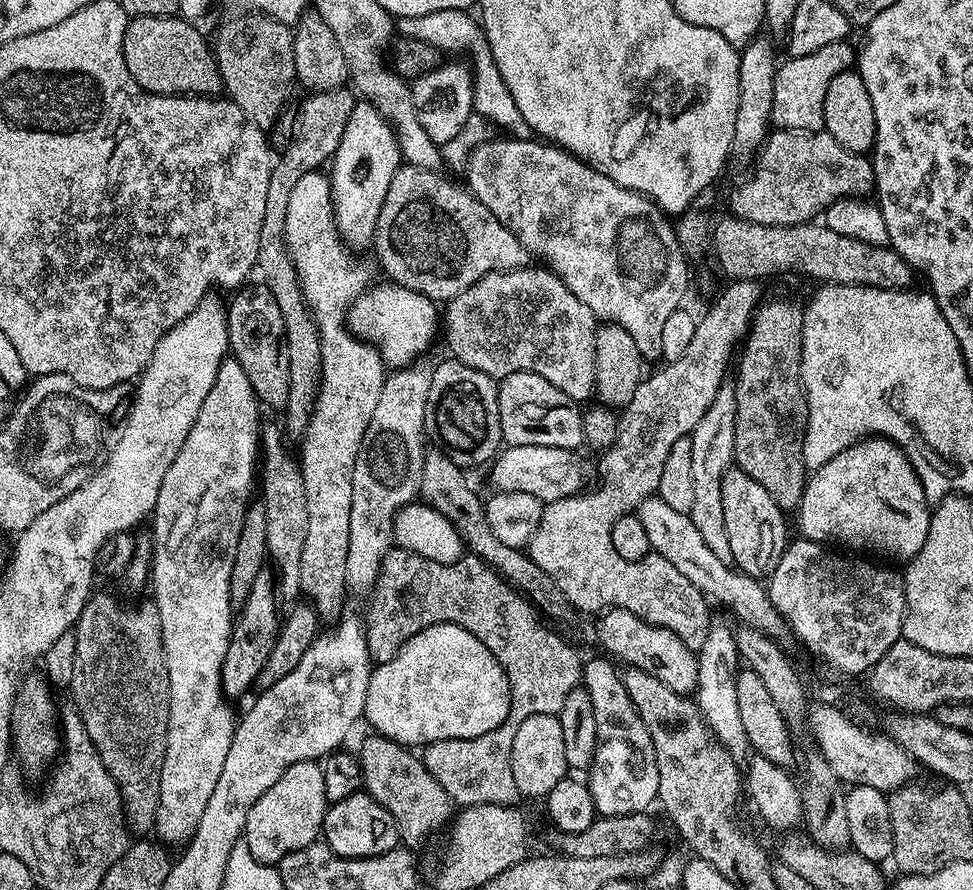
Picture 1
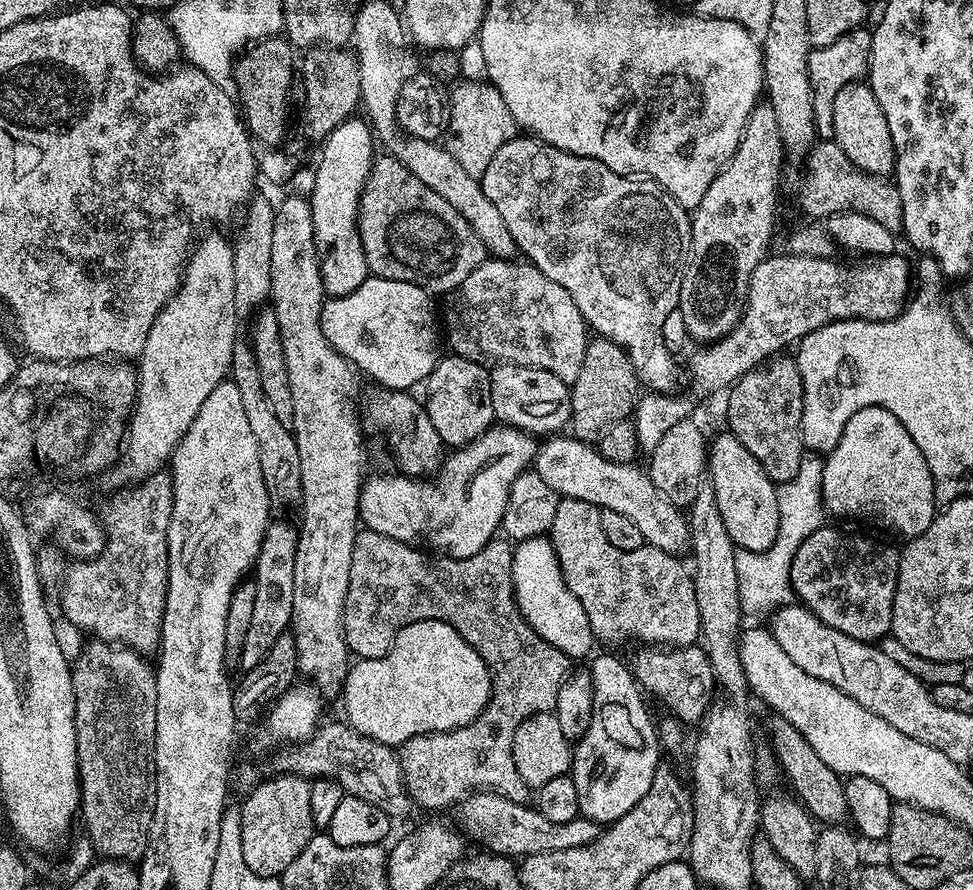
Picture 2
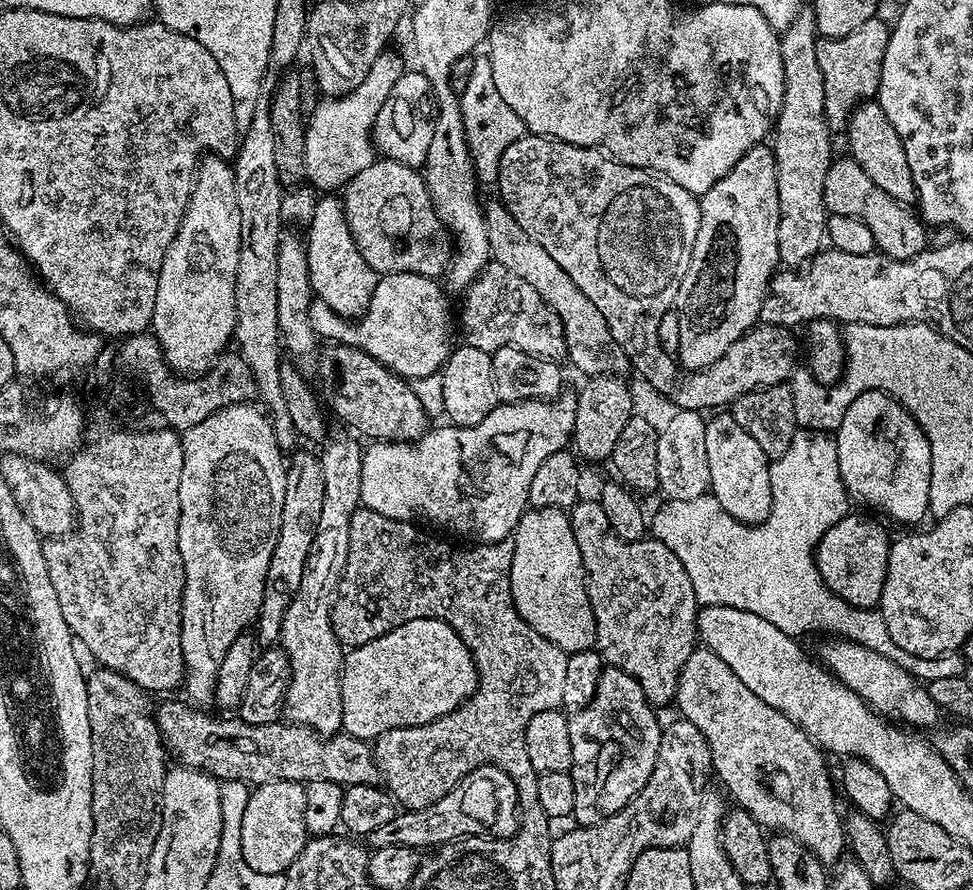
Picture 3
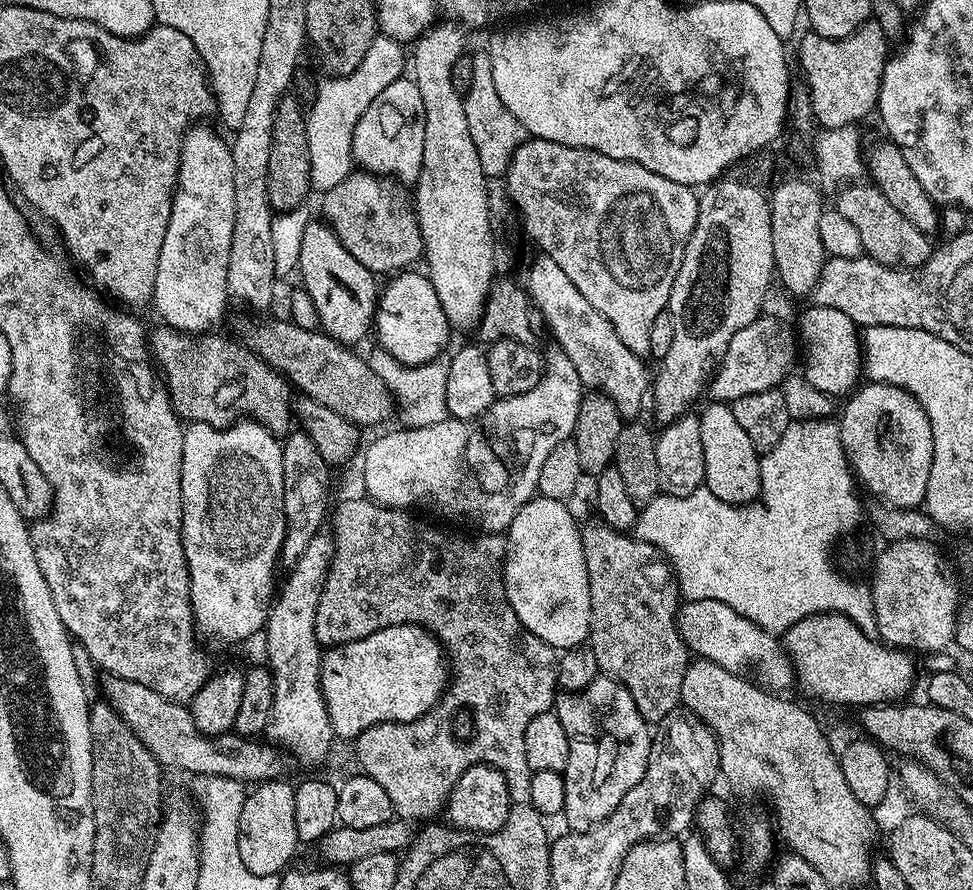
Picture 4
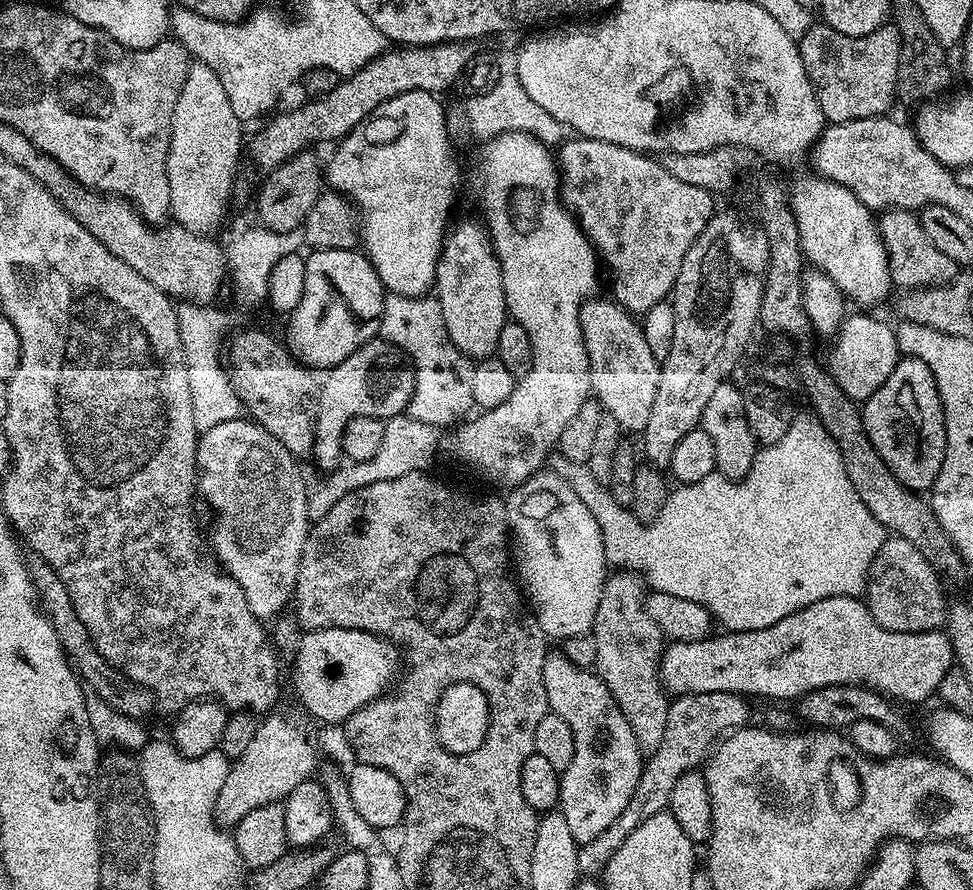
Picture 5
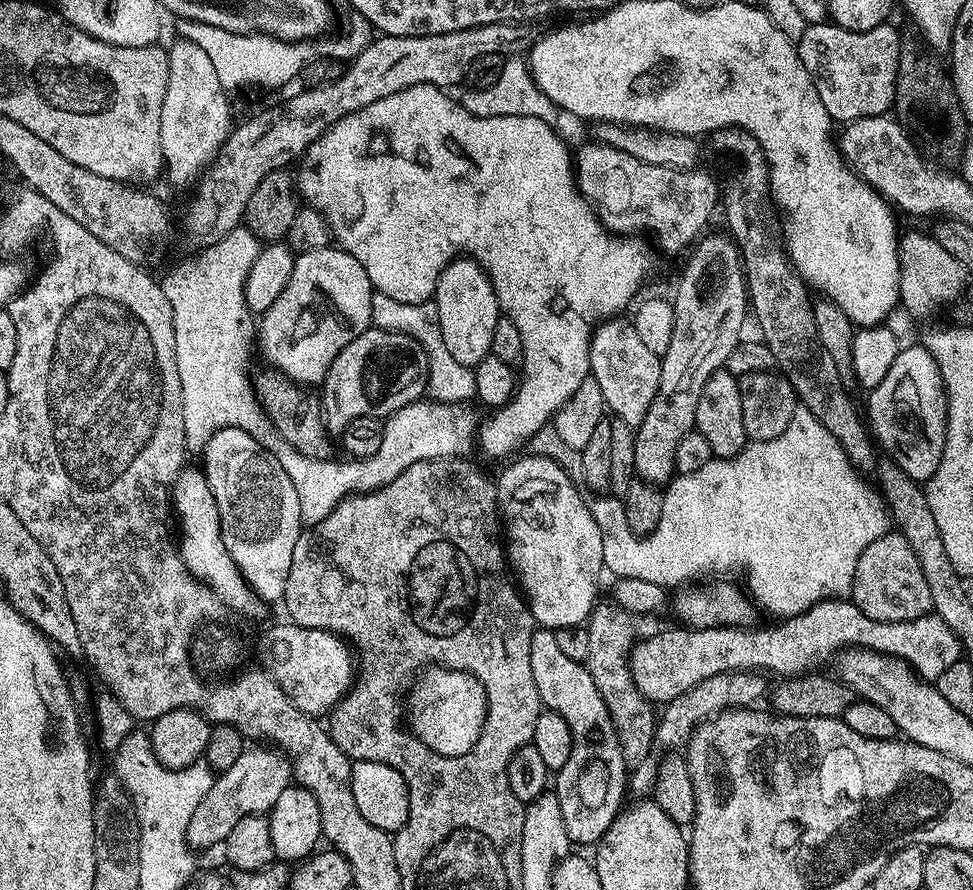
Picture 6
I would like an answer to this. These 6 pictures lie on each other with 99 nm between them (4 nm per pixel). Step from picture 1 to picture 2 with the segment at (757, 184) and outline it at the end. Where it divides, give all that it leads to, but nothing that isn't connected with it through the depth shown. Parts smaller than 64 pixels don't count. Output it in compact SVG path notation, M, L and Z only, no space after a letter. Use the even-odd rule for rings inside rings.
M820 142L807 153L808 173L800 184L800 208L808 216L827 218L836 212L857 212L874 218L886 230L899 233L902 222L902 202L891 179L875 176L854 166L835 142Z

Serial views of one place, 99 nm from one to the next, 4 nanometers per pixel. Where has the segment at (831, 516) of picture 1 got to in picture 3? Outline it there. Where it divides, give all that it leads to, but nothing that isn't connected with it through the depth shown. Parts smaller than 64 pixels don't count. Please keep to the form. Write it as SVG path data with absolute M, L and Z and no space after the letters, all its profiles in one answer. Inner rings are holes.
M867 392L850 402L842 424L834 431L836 438L836 468L838 479L844 483L845 493L880 512L885 512L900 524L916 526L923 516L929 515L930 470L932 455L928 435L915 418L896 401L895 395L884 392Z

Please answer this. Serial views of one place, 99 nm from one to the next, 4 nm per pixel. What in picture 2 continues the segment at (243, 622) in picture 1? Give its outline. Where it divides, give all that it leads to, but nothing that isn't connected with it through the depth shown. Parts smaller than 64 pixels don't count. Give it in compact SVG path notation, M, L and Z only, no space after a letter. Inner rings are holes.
M273 519L262 538L260 553L254 565L256 593L254 594L254 614L250 614L250 630L246 630L246 642L238 661L241 669L258 666L262 658L278 642L283 632L289 631L294 610L294 558L298 550L300 534L297 525L284 520Z

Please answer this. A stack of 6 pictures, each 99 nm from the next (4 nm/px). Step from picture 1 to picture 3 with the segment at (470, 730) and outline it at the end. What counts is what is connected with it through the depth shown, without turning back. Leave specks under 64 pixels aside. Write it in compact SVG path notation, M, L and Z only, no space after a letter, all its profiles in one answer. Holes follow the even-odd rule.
M407 620L385 636L353 648L340 669L342 728L359 740L372 742L390 730L429 724L476 695L477 661L459 633L444 620Z

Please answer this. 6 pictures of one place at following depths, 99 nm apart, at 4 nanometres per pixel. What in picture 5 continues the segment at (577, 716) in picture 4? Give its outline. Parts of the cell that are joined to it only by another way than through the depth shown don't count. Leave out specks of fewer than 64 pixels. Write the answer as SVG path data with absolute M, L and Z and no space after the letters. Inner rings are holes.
M556 650L545 659L542 680L550 712L568 722L573 731L574 756L560 777L558 812L566 818L577 845L588 844L626 810L646 756L611 690L595 671L574 666L563 651Z

